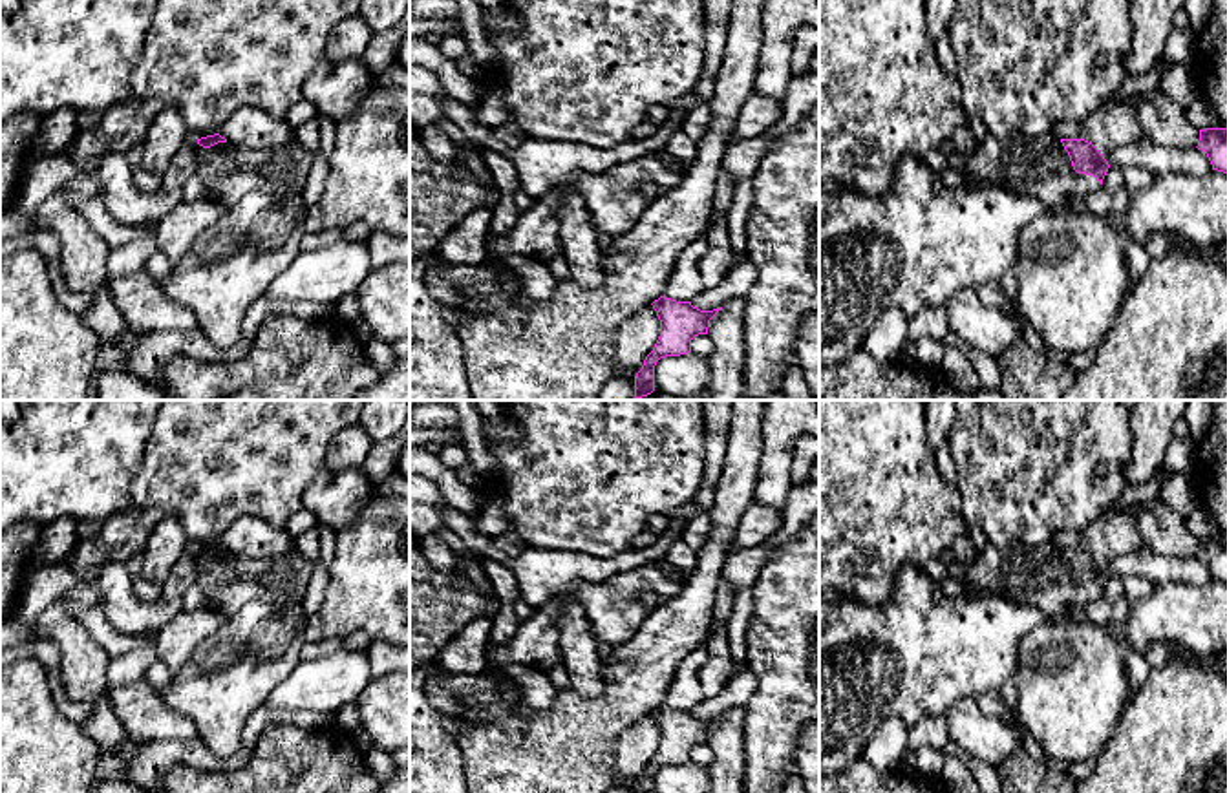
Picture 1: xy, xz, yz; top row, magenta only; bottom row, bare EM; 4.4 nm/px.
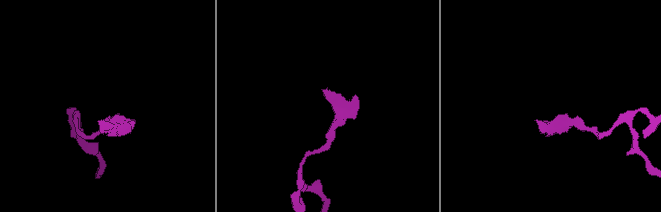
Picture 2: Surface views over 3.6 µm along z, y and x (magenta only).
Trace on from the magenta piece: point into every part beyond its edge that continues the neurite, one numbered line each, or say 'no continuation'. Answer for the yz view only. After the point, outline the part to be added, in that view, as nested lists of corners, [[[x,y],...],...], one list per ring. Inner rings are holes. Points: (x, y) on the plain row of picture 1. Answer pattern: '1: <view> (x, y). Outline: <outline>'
1: yz (1039, 576). Outline: [[[1015,543],[1011,546],[997,548],[987,545],[976,550],[973,565],[966,570],[964,594],[995,594],[1015,605],[1035,607],[1053,619],[1064,616],[1083,618],[1084,608],[1101,599],[1101,592],[1094,585],[1077,583],[1072,576],[1070,565],[1059,546],[1042,543],[1026,546]]]

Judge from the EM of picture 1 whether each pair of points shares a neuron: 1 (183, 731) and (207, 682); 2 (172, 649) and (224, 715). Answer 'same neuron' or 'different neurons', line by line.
1: different neurons
2: different neurons

